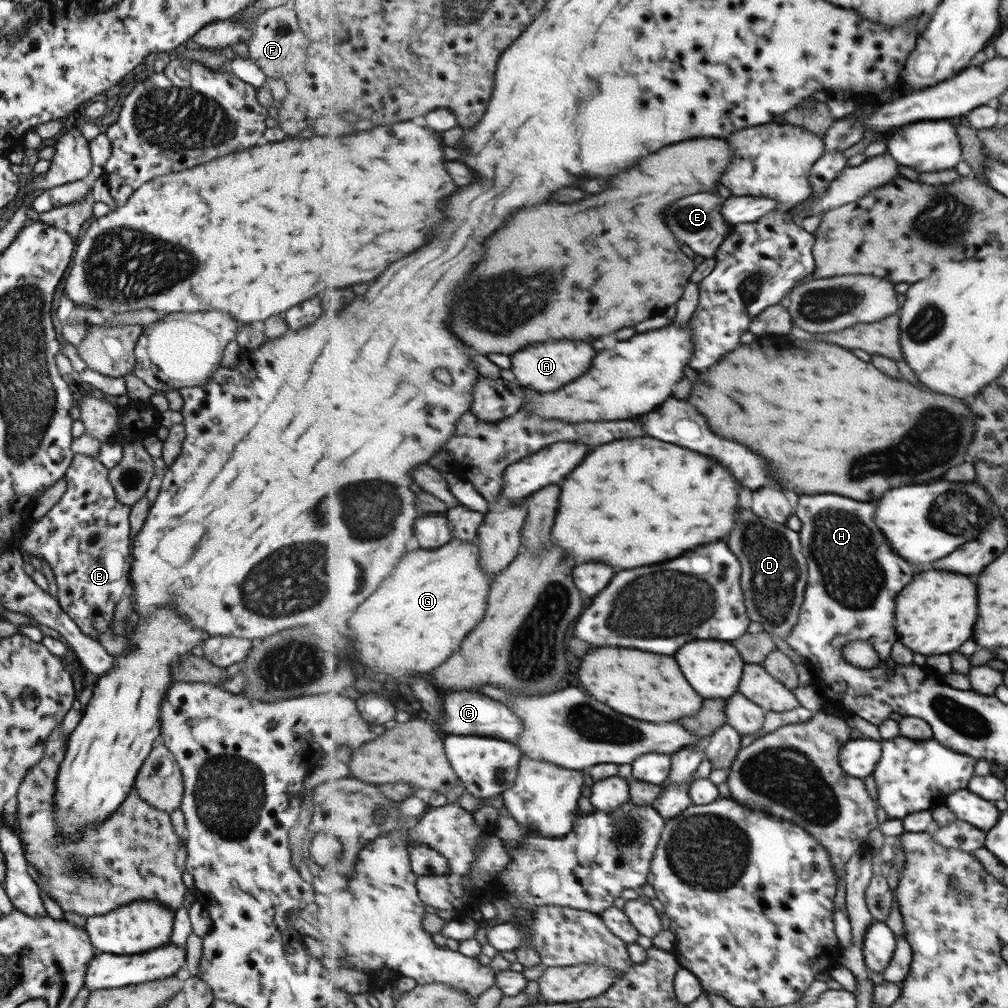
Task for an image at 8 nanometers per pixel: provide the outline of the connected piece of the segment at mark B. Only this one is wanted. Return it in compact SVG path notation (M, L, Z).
M73 454L71 462L64 472L66 489L41 518L29 526L27 536L19 548L26 554L41 557L51 569L59 608L89 638L94 638L104 630L111 628L112 614L119 599L129 587L128 572L131 564L129 519L130 506L120 503L114 496L114 490L108 481L108 469L96 457L86 454Z

